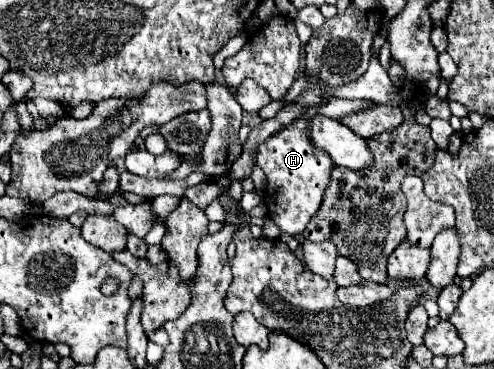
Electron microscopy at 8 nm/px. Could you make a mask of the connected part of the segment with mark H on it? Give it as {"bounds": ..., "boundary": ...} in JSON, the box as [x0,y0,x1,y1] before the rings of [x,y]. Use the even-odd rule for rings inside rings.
{"bounds":[255,98,375,236],"boundary":[[[333,98],[321,106],[307,108],[301,114],[301,118],[297,118],[291,126],[281,128],[277,136],[271,136],[269,140],[265,140],[265,144],[261,144],[261,148],[257,148],[255,160],[267,176],[265,206],[269,210],[271,220],[279,226],[281,232],[297,236],[305,230],[305,226],[321,206],[325,188],[329,186],[331,170],[335,168],[333,160],[329,160],[329,156],[325,156],[321,148],[313,148],[313,144],[309,144],[309,120],[313,120],[313,116],[329,116],[329,118],[341,120],[347,114],[365,112],[365,110],[371,110],[373,106],[375,106],[373,100]]]}

